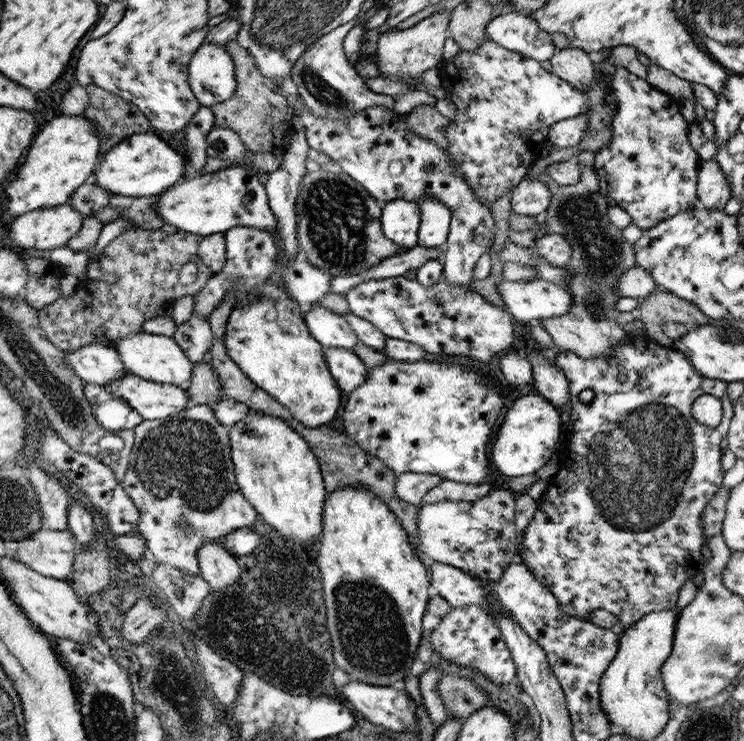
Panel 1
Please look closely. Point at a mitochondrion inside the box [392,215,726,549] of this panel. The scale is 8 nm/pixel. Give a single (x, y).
(634, 480)

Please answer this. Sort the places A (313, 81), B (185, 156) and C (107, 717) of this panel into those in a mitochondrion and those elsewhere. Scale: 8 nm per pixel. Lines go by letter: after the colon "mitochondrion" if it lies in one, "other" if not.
A: mitochondrion
B: other
C: mitochondrion

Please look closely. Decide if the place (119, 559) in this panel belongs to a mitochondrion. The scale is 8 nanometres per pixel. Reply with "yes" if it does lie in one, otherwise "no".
no

